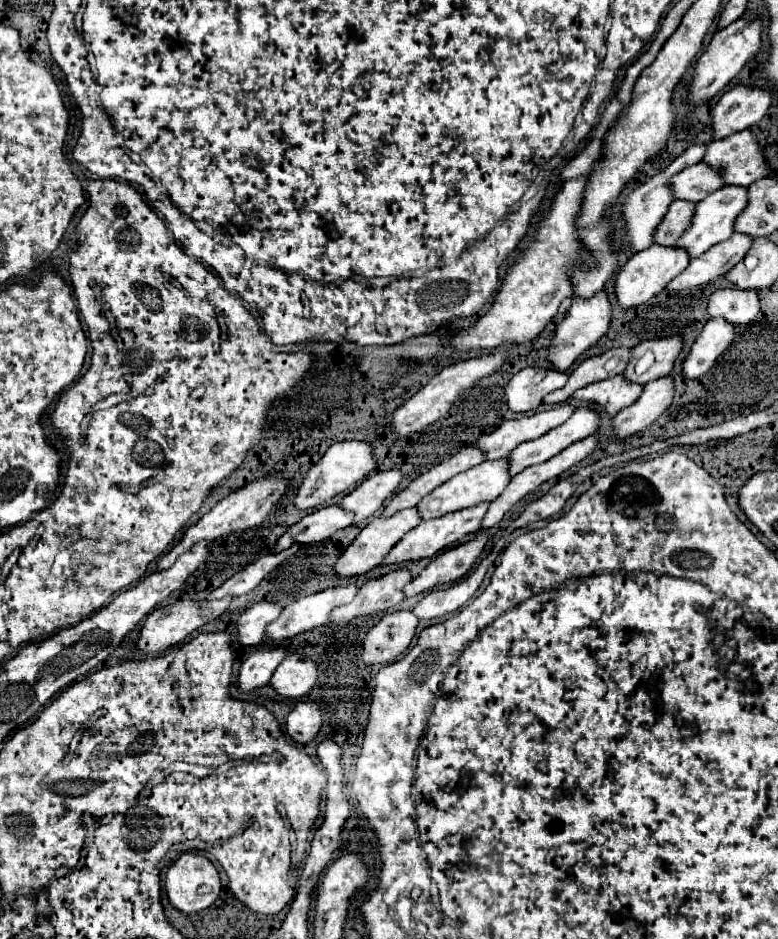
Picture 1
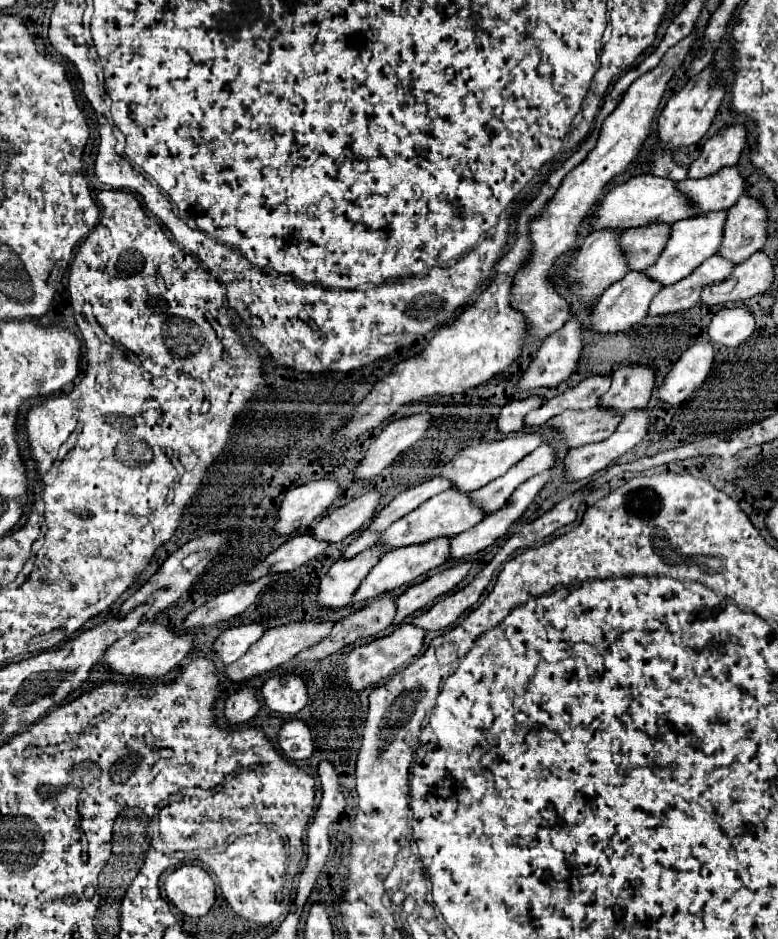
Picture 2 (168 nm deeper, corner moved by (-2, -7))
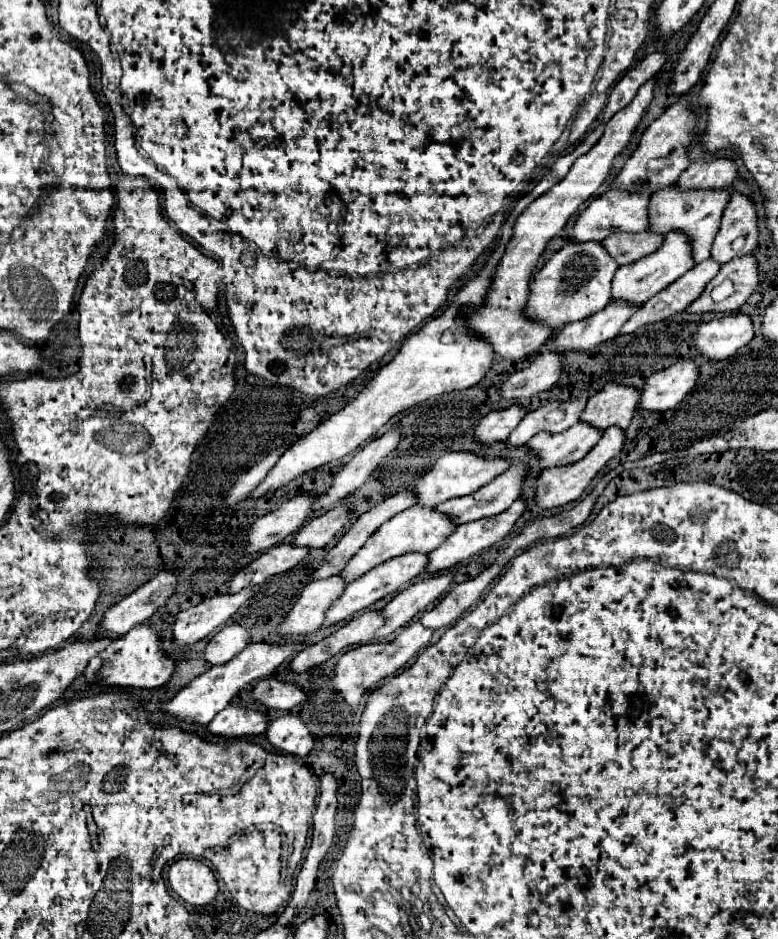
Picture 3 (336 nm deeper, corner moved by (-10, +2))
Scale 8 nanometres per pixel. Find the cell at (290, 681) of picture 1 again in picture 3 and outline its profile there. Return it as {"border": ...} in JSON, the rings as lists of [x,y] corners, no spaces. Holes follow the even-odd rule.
{"border":[[[269,677],[253,687],[253,697],[271,709],[289,711],[307,699],[307,691],[303,691],[293,683],[285,683],[275,677]]]}

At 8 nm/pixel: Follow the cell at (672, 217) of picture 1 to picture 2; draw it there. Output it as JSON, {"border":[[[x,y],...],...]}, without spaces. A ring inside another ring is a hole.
{"border":[[[657,226],[655,228],[631,228],[621,234],[619,246],[625,254],[629,270],[641,272],[647,268],[647,264],[655,264],[659,258],[659,252],[663,248],[663,242],[667,240],[669,226]]]}

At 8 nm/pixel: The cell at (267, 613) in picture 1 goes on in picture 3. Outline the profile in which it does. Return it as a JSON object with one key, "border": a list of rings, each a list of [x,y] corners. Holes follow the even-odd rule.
{"border":[[[227,625],[209,639],[209,643],[205,647],[205,659],[211,665],[227,663],[235,655],[239,655],[249,643],[251,643],[251,633],[245,627]]]}

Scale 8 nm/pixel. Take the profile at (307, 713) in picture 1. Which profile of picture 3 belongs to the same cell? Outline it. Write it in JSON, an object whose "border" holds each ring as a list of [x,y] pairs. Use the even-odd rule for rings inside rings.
{"border":[[[283,715],[271,721],[267,727],[267,739],[281,753],[289,753],[297,757],[309,755],[309,751],[315,745],[305,723],[295,715]]]}

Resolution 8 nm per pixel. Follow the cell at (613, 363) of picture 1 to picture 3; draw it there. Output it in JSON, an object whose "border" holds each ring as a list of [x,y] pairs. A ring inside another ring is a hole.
{"border":[[[585,397],[571,401],[551,401],[535,411],[529,411],[525,419],[517,425],[517,429],[507,437],[507,441],[519,447],[525,445],[539,431],[549,431],[549,433],[565,431],[581,419],[585,403],[587,403]]]}

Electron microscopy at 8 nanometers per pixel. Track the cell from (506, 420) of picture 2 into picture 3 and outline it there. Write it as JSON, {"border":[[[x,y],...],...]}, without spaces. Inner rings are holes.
{"border":[[[511,405],[507,409],[491,411],[475,431],[475,439],[481,443],[495,443],[505,441],[507,435],[519,425],[519,421],[527,415],[527,407],[523,405]]]}

